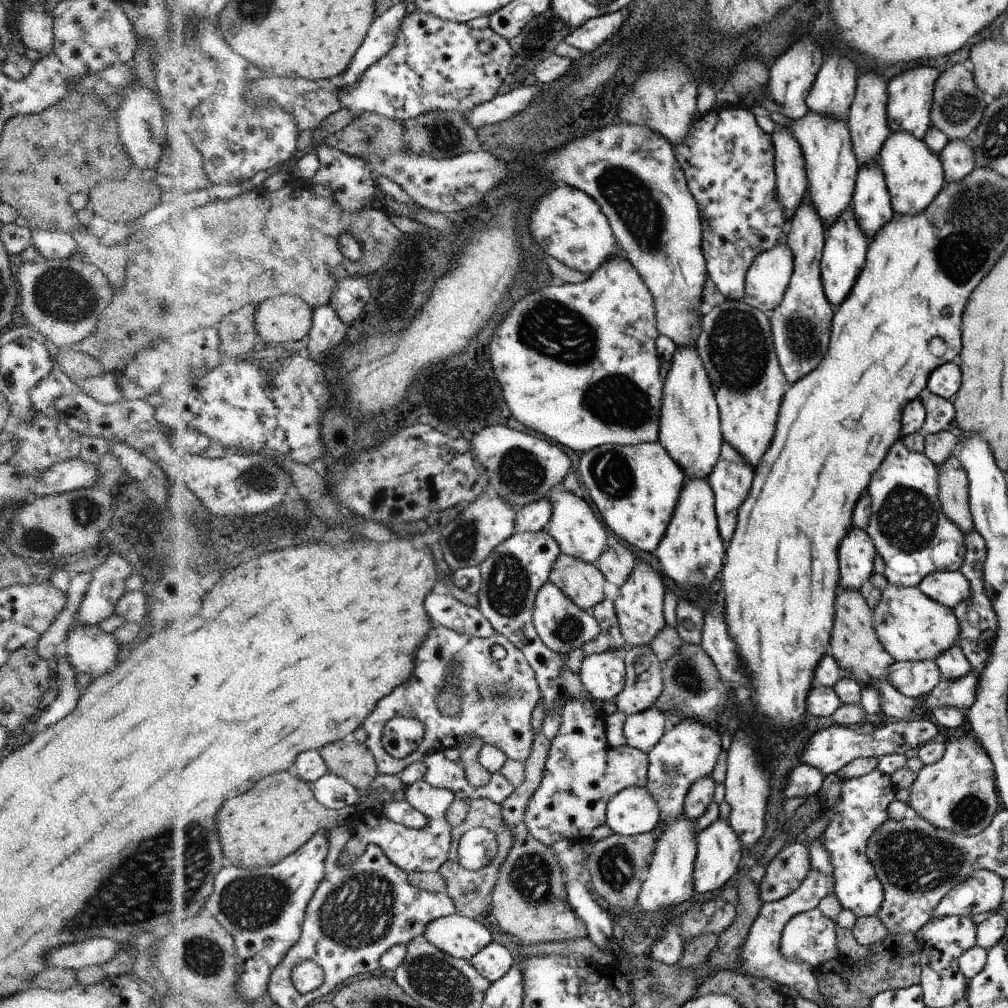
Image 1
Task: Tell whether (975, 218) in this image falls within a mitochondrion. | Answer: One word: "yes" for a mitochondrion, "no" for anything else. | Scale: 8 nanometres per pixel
yes

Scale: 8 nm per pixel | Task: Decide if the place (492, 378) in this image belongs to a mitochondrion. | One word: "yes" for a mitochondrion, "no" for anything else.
no

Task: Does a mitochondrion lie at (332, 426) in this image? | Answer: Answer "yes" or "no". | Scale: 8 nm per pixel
no

